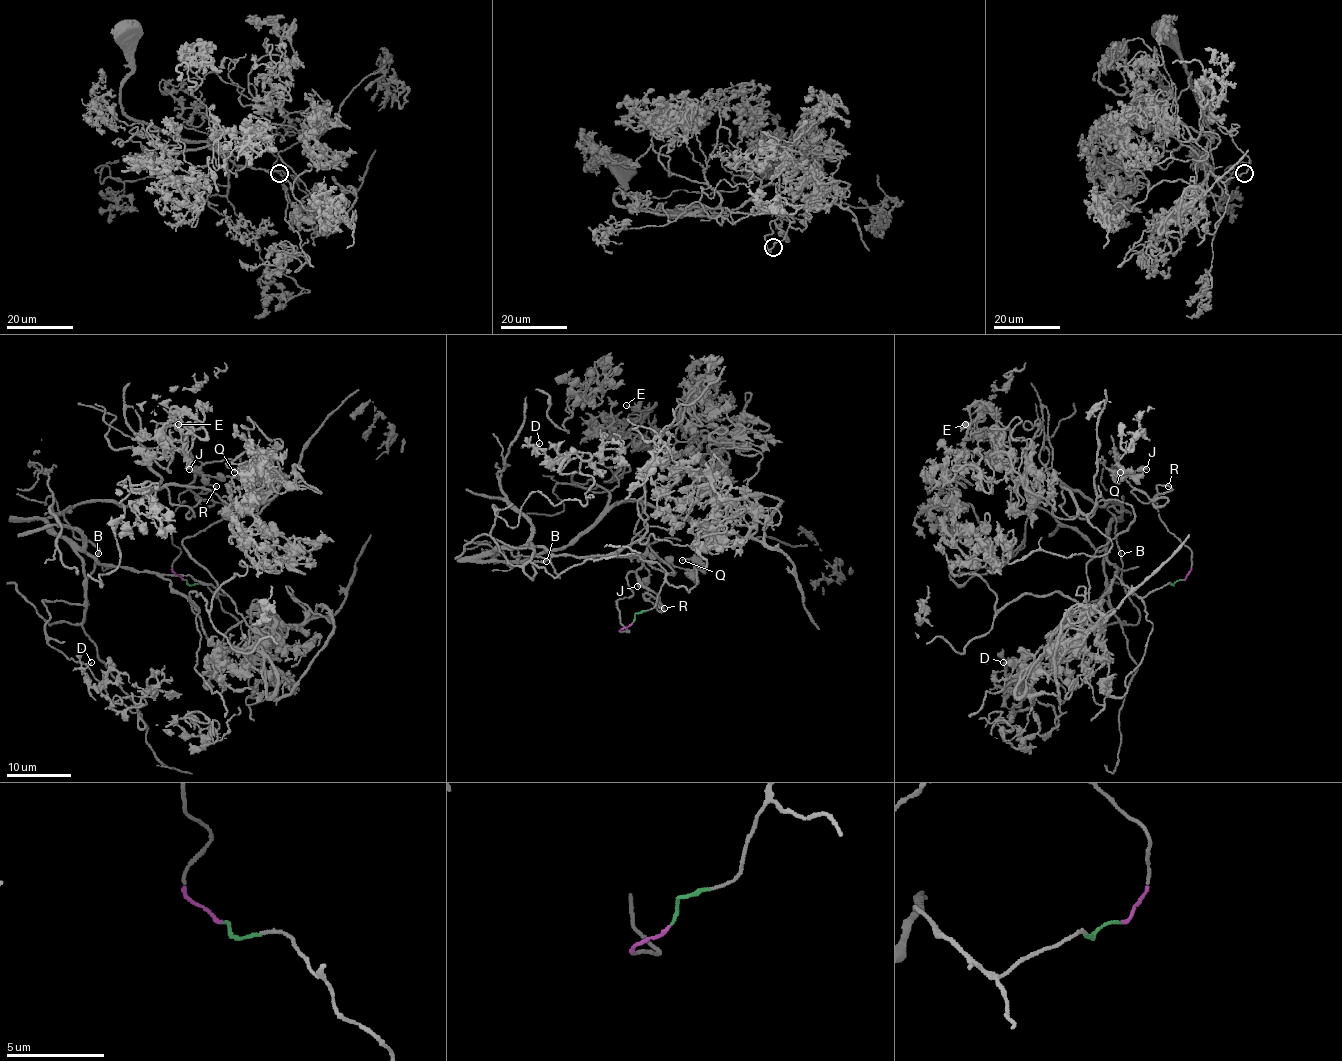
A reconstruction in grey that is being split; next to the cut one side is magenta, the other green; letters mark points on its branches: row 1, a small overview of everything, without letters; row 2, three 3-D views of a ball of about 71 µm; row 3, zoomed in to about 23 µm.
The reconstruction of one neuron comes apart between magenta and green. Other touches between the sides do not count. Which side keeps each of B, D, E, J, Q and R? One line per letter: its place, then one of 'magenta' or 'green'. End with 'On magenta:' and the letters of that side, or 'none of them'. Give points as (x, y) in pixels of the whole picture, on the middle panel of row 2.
B: at (546, 561); green
D: at (539, 443); green
E: at (626, 405); green
J: at (637, 586); magenta
Q: at (682, 560); magenta
R: at (664, 608); magenta
On magenta: J, Q, R

